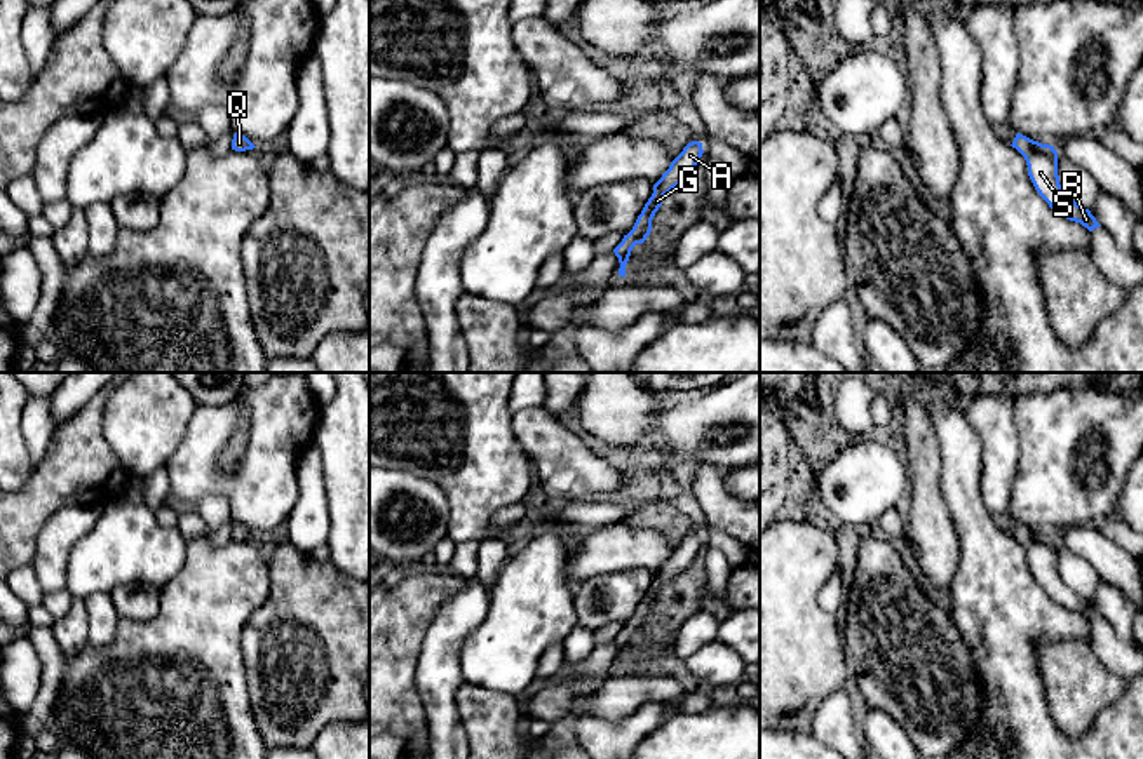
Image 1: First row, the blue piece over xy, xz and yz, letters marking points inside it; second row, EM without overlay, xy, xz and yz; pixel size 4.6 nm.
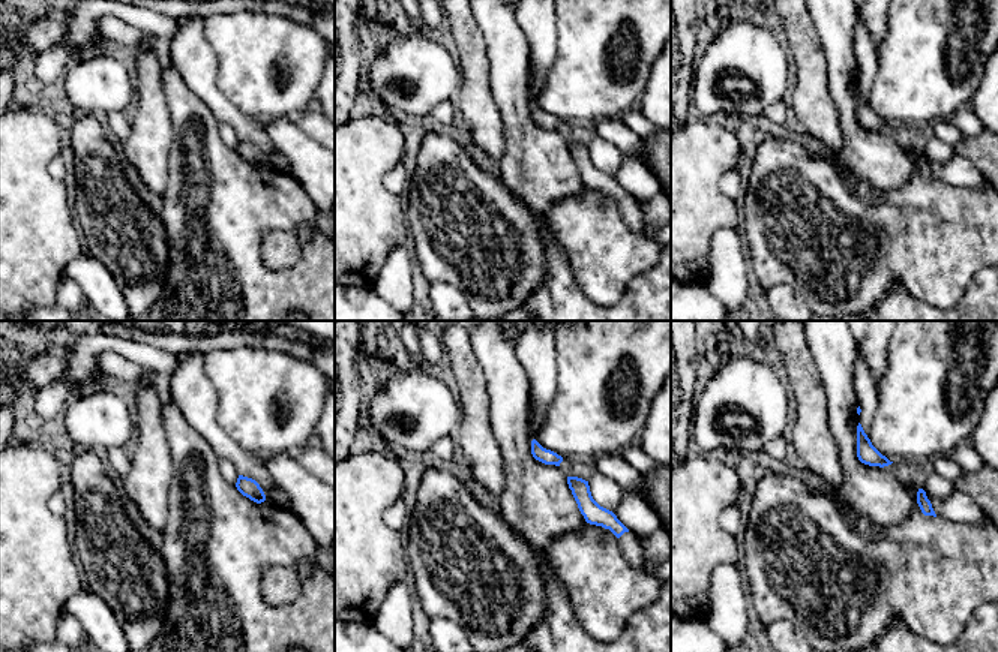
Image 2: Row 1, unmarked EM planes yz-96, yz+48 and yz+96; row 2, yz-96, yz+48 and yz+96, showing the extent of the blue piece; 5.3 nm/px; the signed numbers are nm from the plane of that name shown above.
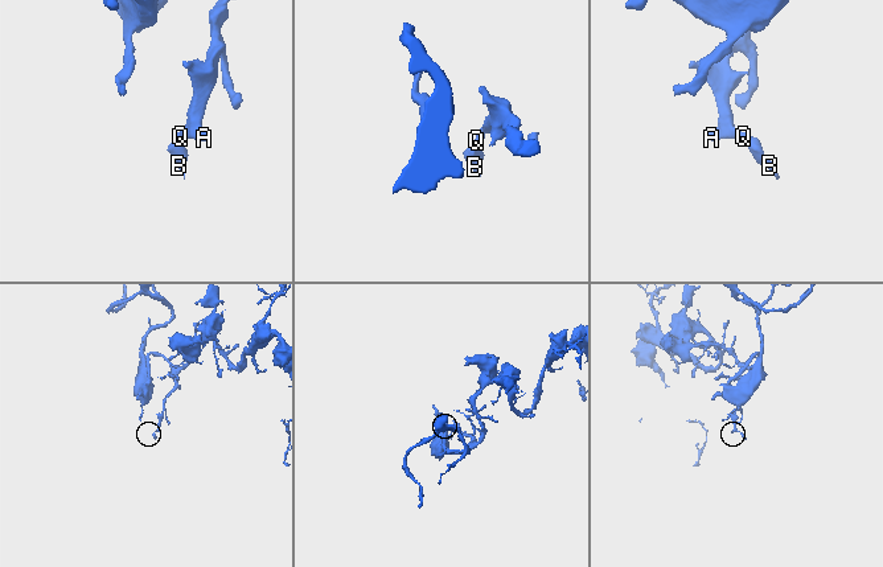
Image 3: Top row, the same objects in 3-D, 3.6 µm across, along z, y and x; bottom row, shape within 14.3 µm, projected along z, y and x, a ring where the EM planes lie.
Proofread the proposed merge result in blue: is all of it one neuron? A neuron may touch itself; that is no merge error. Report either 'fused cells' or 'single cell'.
single cell

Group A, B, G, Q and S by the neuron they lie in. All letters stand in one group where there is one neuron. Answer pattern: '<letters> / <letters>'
A B G Q S

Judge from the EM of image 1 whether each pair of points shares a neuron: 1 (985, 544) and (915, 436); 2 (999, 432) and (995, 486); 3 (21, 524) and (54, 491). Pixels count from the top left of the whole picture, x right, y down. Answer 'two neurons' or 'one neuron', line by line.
1: two neurons
2: one neuron
3: one neuron

